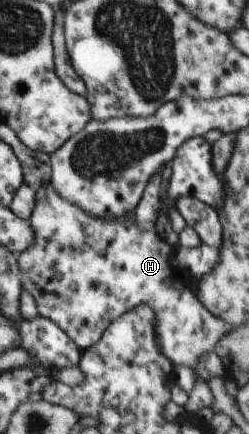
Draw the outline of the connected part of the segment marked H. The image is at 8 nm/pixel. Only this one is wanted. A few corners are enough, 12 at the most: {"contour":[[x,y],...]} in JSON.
{"contour":[[44,182],[18,256],[38,314],[84,352],[147,303],[189,368],[233,326],[134,213]]}

